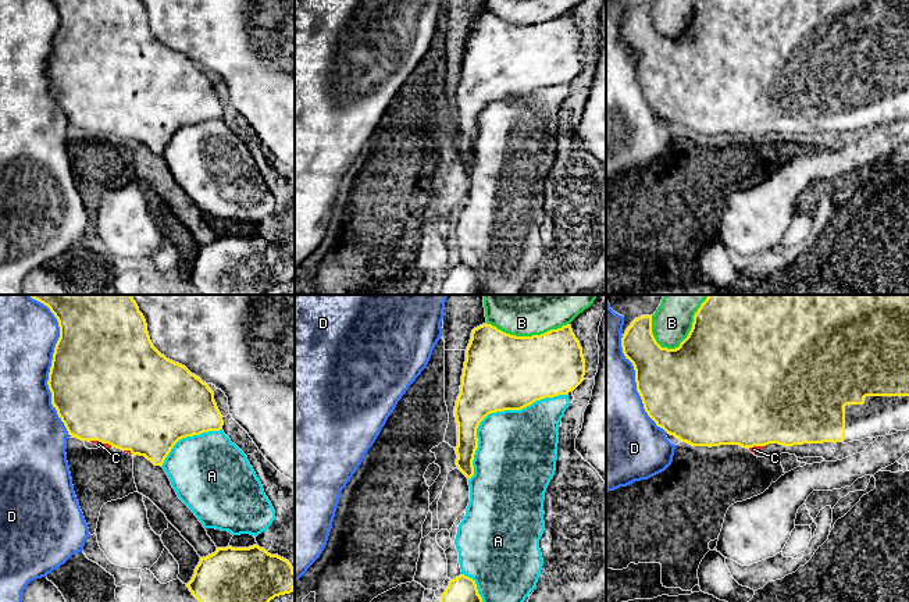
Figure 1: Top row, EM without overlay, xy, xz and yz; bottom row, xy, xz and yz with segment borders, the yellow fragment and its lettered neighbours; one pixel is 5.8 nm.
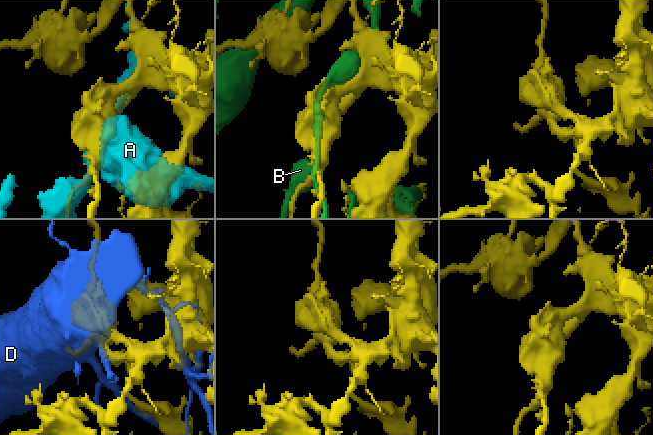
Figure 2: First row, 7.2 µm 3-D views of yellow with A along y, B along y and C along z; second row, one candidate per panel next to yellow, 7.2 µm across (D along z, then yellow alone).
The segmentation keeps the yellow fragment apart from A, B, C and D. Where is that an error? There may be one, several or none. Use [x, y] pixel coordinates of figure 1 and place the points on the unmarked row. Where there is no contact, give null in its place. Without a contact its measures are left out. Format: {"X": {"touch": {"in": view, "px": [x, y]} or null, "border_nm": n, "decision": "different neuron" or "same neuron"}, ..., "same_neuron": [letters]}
{"A": {"touch": {"in": "xz", "px": [494, 100]}, "border_nm": 750, "decision": "different neuron"}, "B": {"touch": {"in": "yz", "px": [683, 29]}, "border_nm": 300, "decision": "different neuron"}, "C": {"touch": {"in": "xy", "px": [100, 129]}, "border_nm": 140, "decision": "same neuron"}, "D": {"touch": {"in": "xy", "px": [49, 61]}, "border_nm": 700, "decision": "different neuron"}, "same_neuron": ["C"]}

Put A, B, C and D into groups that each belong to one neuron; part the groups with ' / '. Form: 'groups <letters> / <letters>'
groups A / B / C / D

